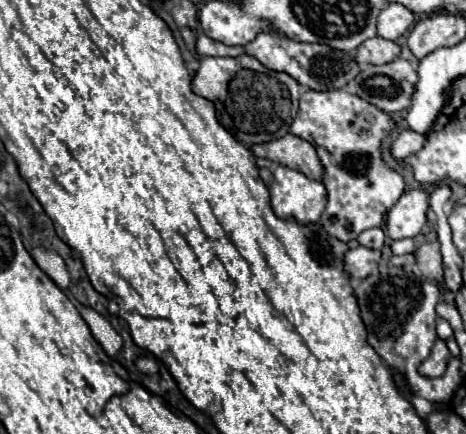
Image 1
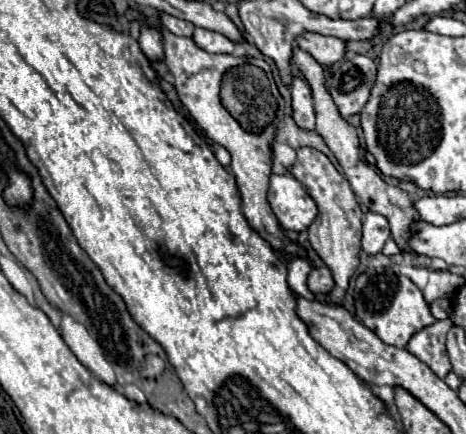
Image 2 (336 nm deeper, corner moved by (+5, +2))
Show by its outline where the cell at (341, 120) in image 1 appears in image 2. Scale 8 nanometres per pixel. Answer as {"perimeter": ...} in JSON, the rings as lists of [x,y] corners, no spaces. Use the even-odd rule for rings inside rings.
{"perimeter":[[[295,79],[291,85],[291,117],[293,121],[305,129],[311,131],[315,129],[315,111],[313,111],[313,99],[311,99],[311,89],[303,79]]]}

